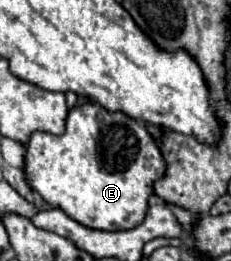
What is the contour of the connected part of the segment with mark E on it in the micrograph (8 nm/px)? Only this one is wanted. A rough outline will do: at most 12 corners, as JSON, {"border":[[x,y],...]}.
{"border":[[85,102],[31,134],[25,174],[95,230],[143,222],[165,162],[145,124]]}

